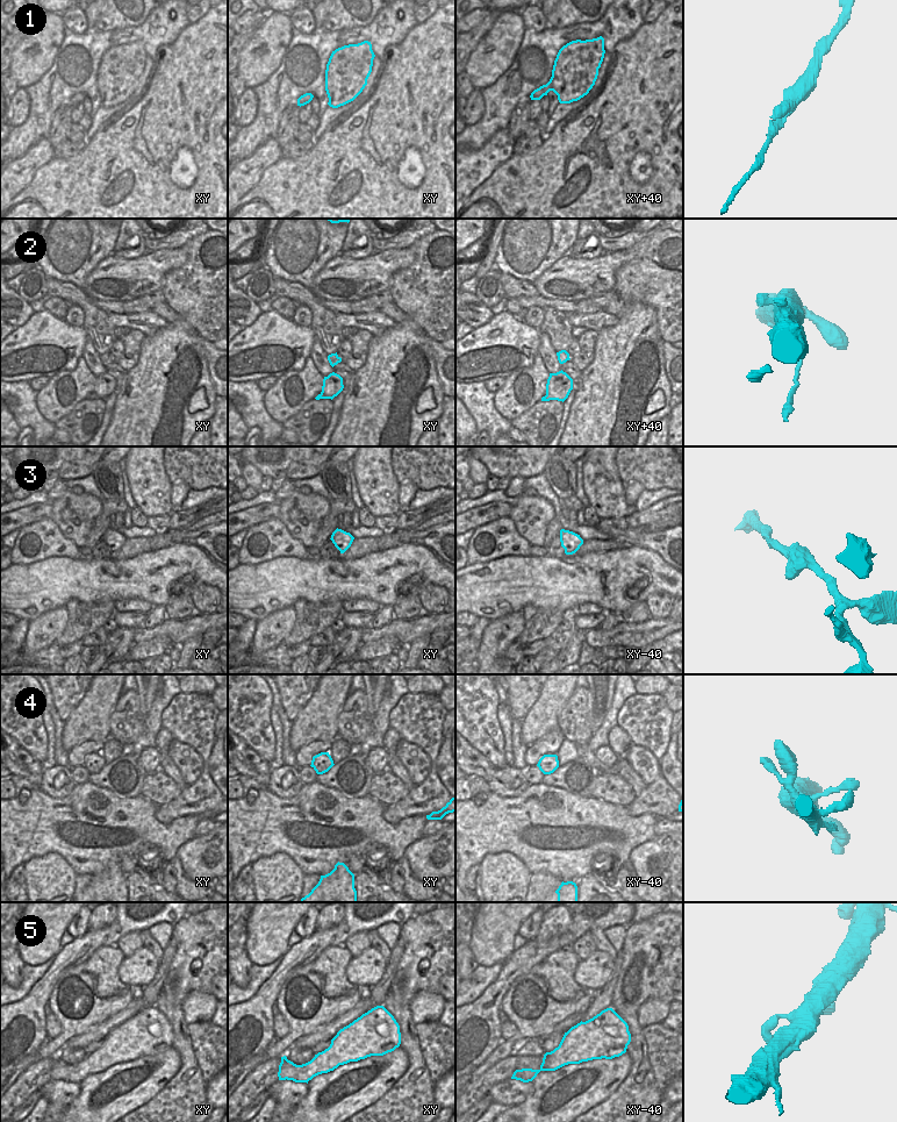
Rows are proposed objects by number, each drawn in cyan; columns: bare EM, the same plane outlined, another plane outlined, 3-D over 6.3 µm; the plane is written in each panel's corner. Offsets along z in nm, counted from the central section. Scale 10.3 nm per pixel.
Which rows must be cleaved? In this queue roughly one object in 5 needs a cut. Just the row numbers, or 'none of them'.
2

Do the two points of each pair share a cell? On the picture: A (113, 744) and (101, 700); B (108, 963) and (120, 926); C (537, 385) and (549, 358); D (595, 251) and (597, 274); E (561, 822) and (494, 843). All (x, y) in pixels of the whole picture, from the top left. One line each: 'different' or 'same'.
A: different
B: different
C: different
D: different
E: same

